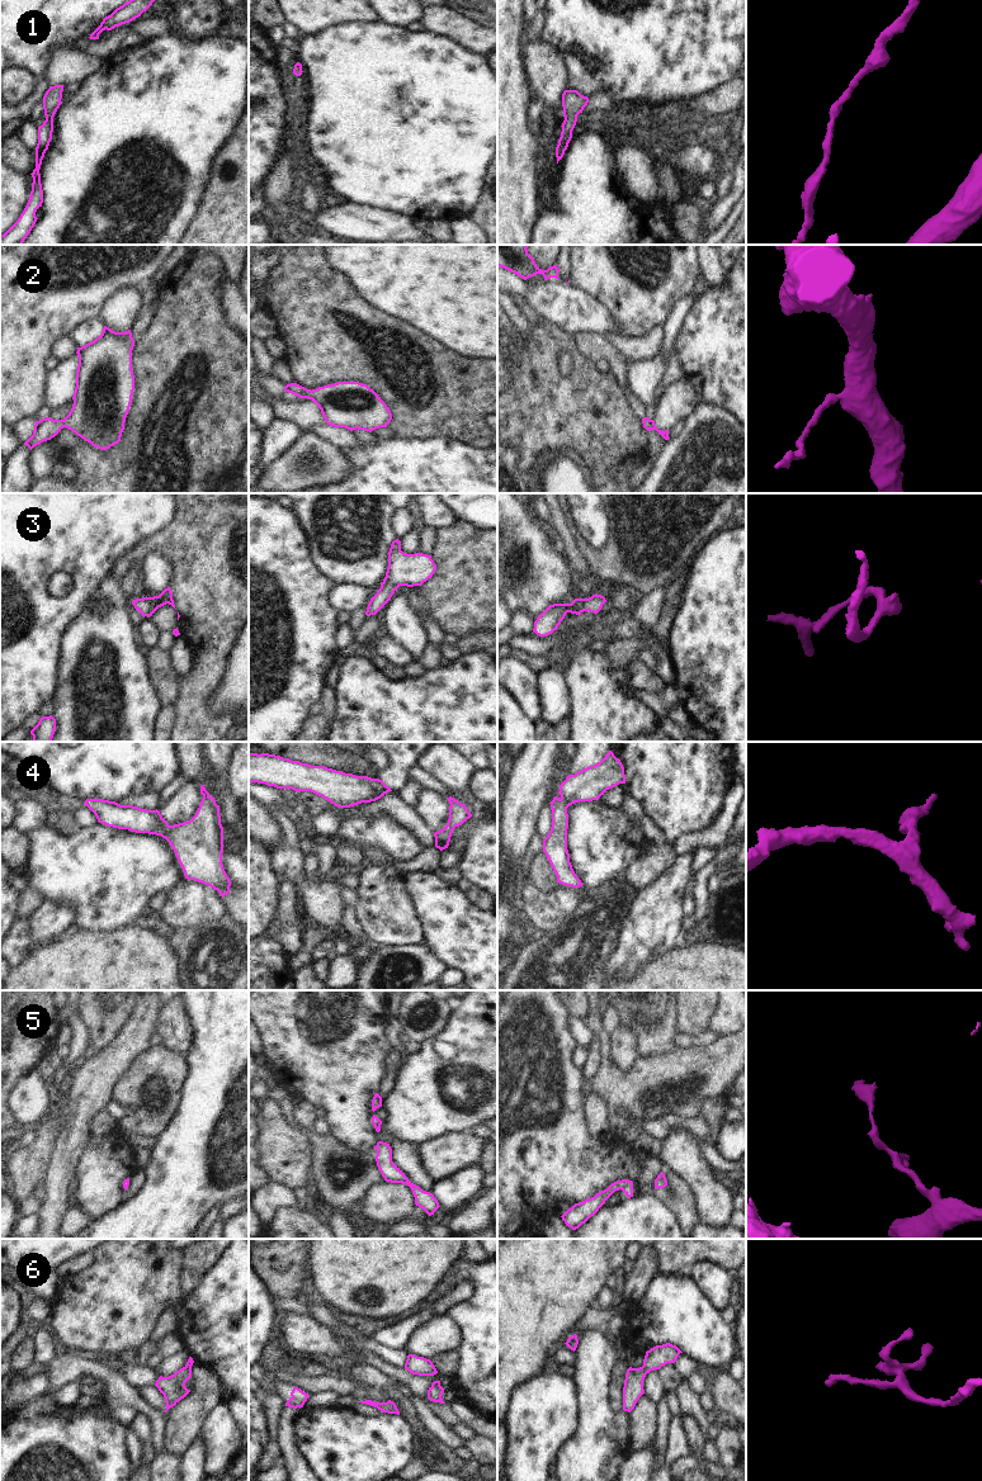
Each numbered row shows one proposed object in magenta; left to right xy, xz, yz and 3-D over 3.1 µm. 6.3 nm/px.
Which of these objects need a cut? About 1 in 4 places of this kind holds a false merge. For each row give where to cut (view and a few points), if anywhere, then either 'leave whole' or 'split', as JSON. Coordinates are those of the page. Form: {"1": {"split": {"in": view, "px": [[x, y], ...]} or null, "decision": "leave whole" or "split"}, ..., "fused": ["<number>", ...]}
{"1": {"split": null, "decision": "leave whole"}, "2": {"split": null, "decision": "leave whole"}, "3": {"split": null, "decision": "leave whole"}, "4": {"split": null, "decision": "leave whole"}, "5": {"split": null, "decision": "leave whole"}, "6": {"split": null, "decision": "leave whole"}, "fused": []}

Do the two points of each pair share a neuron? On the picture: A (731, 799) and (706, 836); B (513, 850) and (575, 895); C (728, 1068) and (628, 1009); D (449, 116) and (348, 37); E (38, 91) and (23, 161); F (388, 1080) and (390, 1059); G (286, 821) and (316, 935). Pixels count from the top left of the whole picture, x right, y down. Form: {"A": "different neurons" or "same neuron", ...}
{"A": "same neuron", "B": "different neurons", "C": "different neurons", "D": "same neuron", "E": "different neurons", "F": "same neuron", "G": "different neurons"}

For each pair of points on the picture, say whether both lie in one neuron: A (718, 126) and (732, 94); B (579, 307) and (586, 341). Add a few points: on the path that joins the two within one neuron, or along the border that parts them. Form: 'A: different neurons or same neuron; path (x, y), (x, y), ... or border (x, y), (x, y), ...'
A: different neurons; border (712, 118), (718, 121)
B: different neurons; border (575, 331), (599, 331), (604, 334)

